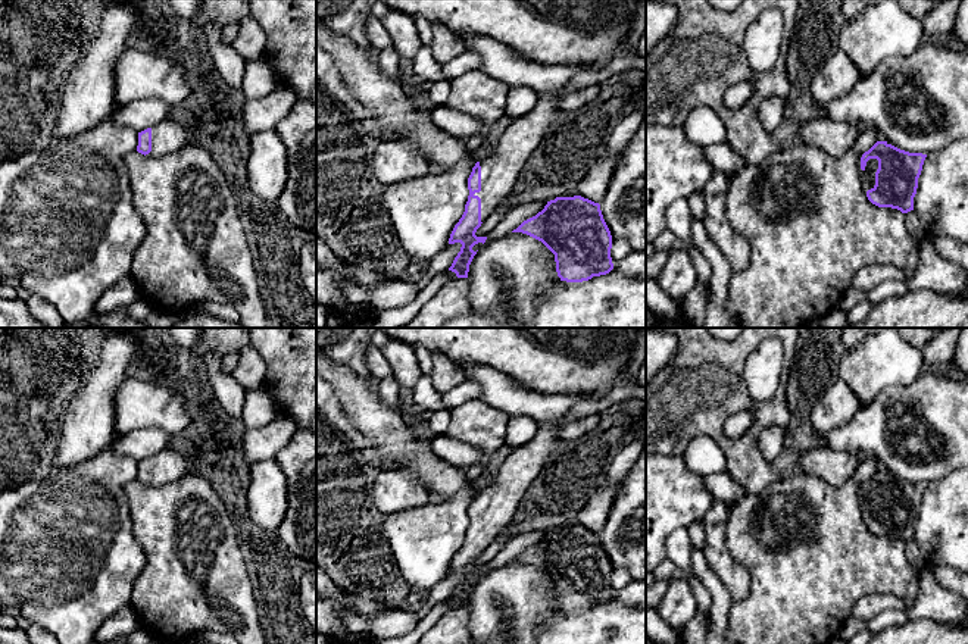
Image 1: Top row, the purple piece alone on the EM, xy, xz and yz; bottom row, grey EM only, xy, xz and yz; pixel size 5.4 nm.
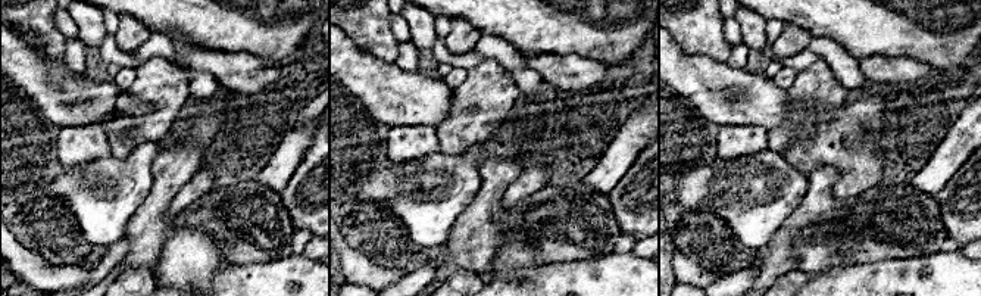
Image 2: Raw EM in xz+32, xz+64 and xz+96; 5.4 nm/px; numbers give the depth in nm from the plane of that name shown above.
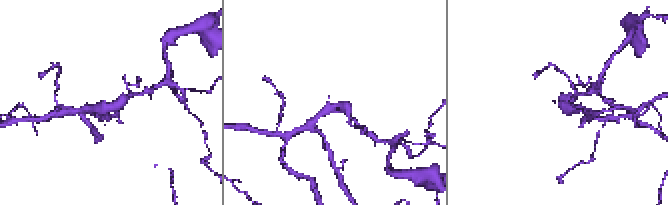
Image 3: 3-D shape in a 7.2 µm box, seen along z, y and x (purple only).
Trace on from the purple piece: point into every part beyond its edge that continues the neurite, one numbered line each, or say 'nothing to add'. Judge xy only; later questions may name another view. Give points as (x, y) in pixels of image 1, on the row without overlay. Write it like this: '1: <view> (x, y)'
1: xy (168, 465)

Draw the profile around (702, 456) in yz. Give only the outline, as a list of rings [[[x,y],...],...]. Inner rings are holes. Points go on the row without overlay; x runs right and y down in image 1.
[[[699,435],[687,444],[683,460],[699,475],[725,472],[725,456],[708,435]]]

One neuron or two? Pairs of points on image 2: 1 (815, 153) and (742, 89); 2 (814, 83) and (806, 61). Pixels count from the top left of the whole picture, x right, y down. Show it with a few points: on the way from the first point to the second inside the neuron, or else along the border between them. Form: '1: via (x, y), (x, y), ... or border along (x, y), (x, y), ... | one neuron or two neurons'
1: via (821, 125), (812, 112), (780, 112), (769, 108) | one neuron
2: border along (819, 58), (797, 72) | two neurons

